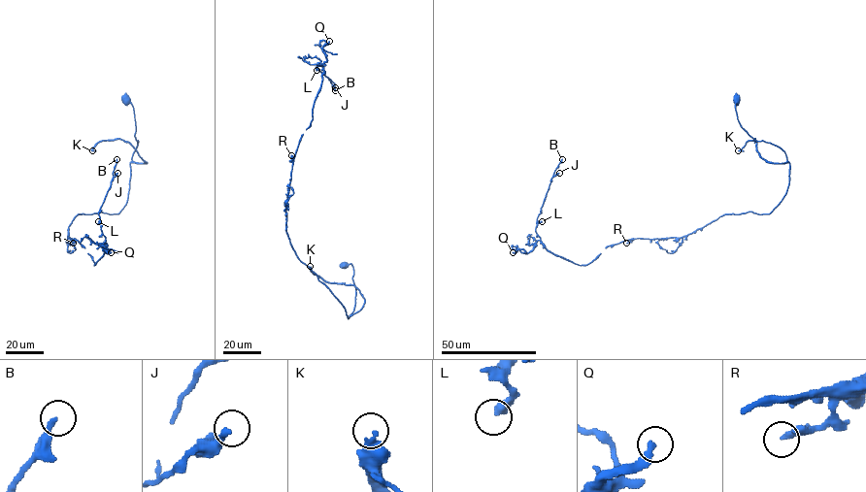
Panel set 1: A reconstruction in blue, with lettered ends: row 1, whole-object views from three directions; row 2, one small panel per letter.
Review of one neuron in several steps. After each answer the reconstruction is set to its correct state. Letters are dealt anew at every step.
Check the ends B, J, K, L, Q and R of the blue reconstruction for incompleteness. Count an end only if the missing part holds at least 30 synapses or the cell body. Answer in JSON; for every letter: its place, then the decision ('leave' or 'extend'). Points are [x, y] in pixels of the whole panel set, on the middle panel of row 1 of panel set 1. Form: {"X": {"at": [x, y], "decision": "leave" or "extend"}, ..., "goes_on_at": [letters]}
{"B": {"at": [335, 90], "decision": "extend"}, "J": {"at": [335, 87], "decision": "leave"}, "K": {"at": [310, 266], "decision": "extend"}, "L": {"at": [316, 70], "decision": "leave"}, "Q": {"at": [329, 41], "decision": "extend"}, "R": {"at": [291, 155], "decision": "leave"}, "goes_on_at": ["B", "K", "Q"]}

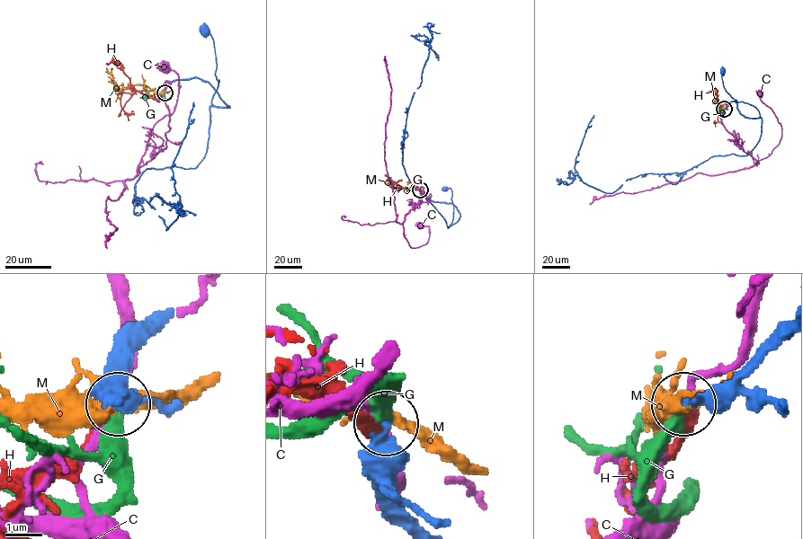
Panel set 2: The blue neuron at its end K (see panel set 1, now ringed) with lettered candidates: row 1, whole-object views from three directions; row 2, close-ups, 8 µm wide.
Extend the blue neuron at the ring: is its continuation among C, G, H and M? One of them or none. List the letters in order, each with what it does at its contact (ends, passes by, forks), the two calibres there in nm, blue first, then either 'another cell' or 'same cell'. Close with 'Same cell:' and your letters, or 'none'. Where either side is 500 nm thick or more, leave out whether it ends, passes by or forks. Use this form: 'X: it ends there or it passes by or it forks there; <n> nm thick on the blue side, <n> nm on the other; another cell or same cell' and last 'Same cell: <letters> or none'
C: 550 nm thick on the blue side, 200 nm on the other; another cell
G: it ends there; 440 nm thick on the blue side, 360 nm on the other; same cell
H: 500 nm thick on the blue side, 320 nm on the other; another cell
M: it forks there; 380 nm thick on the blue side, 280 nm on the other; another cell
Same cell: G

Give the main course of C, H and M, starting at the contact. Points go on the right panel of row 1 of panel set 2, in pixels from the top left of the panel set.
C: (724, 109), (720, 115), (722, 122), (735, 140), (756, 160), (766, 158), (779, 144), (781, 127), (759, 93)
H: (724, 109), (722, 111), (717, 92), (709, 91)
M: (723, 109), (721, 104), (721, 107), (718, 106), (716, 93)

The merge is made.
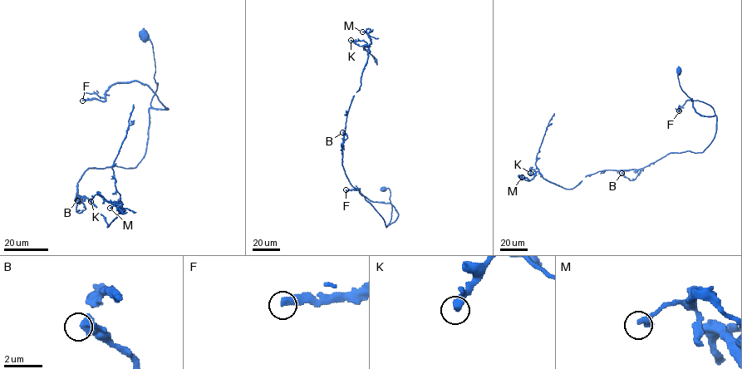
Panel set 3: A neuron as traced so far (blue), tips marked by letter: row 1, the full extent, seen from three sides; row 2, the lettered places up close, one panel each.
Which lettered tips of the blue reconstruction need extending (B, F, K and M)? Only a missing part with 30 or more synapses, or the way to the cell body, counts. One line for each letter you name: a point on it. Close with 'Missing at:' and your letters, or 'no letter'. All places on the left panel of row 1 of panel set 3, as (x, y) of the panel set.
F: place (82, 100)
Missing at: F

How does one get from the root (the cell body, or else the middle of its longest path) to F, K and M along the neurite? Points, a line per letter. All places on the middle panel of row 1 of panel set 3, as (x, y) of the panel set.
F: (383, 188), (390, 193), (388, 224), (398, 215), (390, 204), (370, 201), (360, 189), (346, 189)
K: (383, 188), (390, 189), (391, 206), (386, 227), (342, 165), (346, 115), (370, 51), (351, 40)
M: (383, 188), (390, 189), (391, 206), (386, 227), (342, 165), (346, 115), (370, 43), (370, 30), (362, 31)

